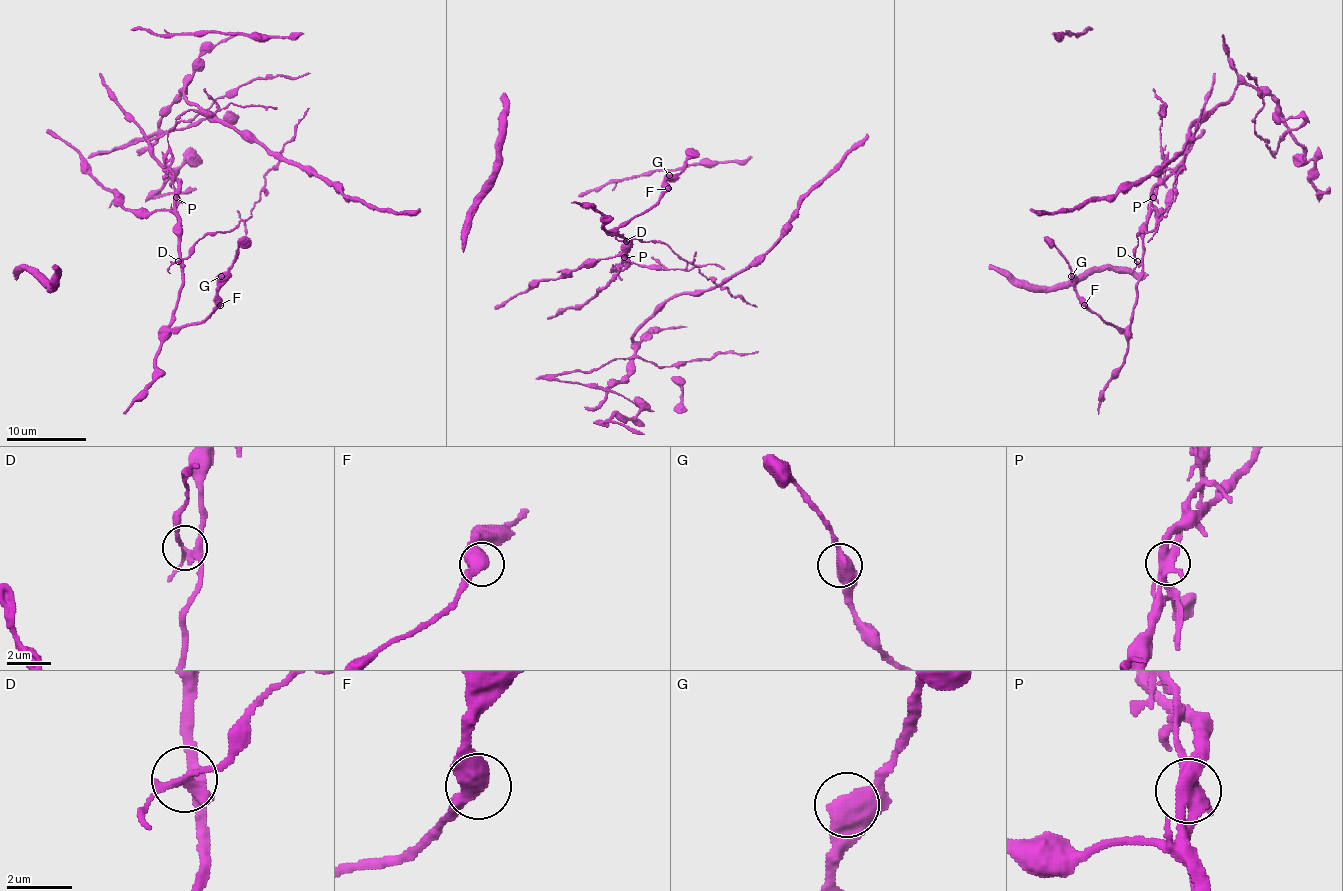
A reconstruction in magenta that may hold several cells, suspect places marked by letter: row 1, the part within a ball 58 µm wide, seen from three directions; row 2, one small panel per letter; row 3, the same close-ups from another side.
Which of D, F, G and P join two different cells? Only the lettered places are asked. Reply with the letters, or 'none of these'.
D, P

